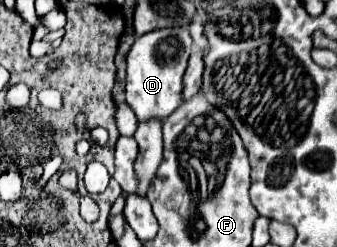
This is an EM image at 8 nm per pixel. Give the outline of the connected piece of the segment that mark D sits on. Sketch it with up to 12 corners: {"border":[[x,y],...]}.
{"border":[[186,27],[134,39],[126,101],[138,121],[182,105]]}

